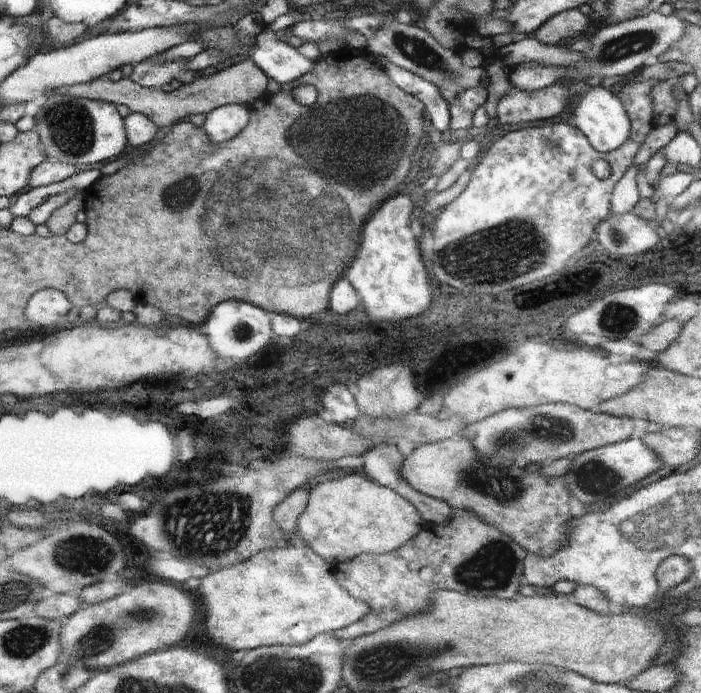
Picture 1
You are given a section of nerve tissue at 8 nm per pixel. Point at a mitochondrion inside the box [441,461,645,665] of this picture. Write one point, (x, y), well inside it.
(492, 567)

